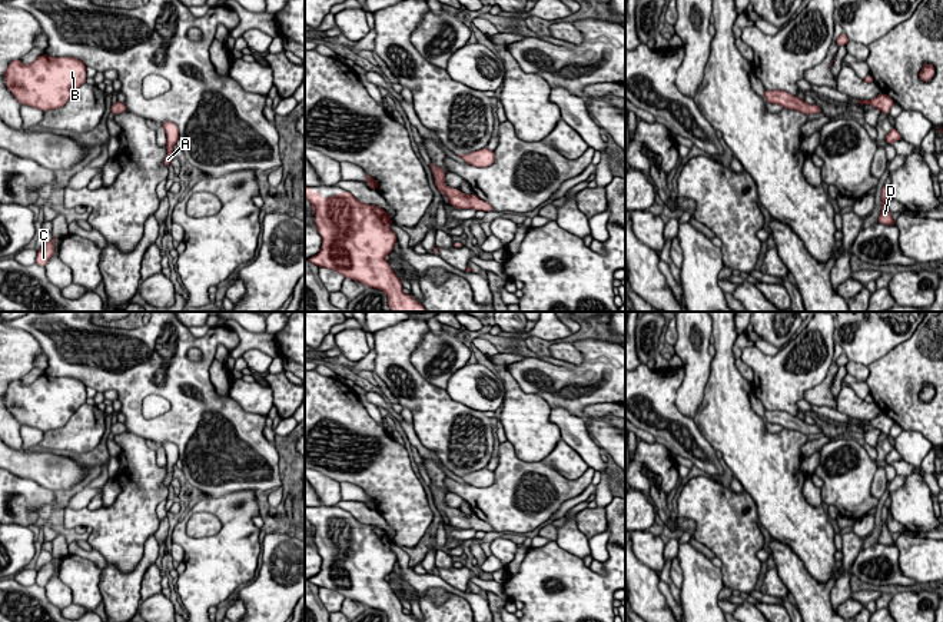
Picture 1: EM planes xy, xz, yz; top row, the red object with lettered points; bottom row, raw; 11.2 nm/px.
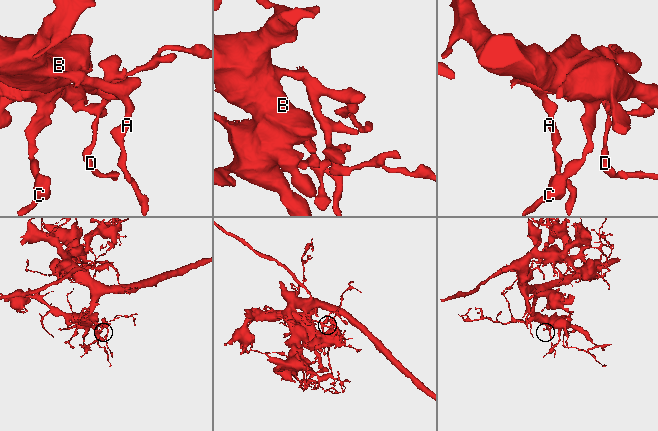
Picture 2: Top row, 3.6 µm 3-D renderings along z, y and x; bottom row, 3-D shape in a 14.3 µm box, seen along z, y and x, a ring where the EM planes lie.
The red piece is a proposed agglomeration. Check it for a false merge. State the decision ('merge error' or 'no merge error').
no merge error

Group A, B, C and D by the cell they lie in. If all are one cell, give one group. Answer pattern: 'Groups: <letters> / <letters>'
Groups: A B C D

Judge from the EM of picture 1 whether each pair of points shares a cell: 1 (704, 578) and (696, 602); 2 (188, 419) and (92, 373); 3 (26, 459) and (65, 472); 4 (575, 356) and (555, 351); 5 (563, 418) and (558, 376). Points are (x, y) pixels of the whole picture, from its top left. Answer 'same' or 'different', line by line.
1: same
2: same
3: same
4: same
5: different

